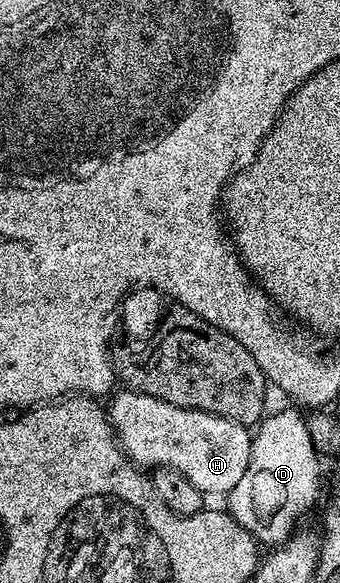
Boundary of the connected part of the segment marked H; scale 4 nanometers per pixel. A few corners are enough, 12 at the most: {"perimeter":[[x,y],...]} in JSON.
{"perimeter":[[128,388],[115,440],[140,468],[168,466],[204,496],[244,475],[252,431]]}

